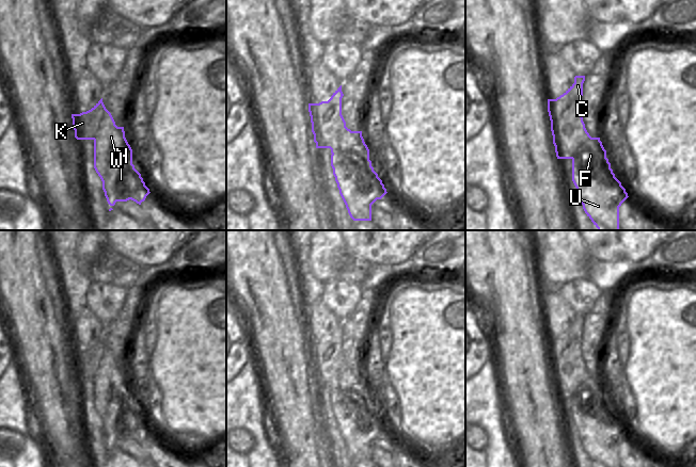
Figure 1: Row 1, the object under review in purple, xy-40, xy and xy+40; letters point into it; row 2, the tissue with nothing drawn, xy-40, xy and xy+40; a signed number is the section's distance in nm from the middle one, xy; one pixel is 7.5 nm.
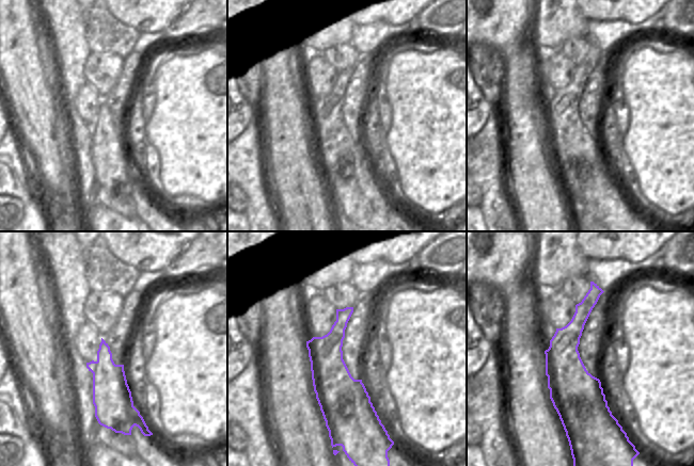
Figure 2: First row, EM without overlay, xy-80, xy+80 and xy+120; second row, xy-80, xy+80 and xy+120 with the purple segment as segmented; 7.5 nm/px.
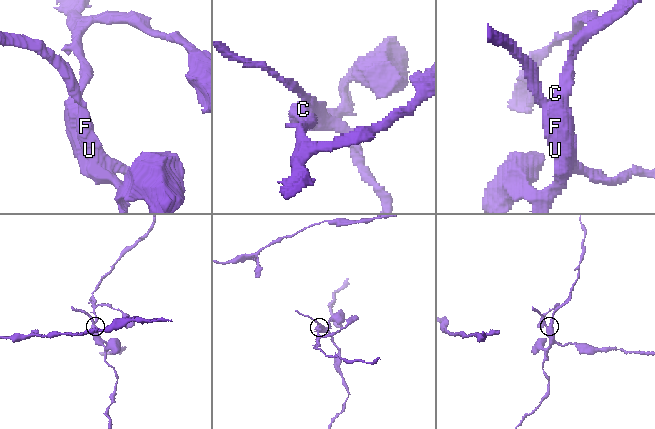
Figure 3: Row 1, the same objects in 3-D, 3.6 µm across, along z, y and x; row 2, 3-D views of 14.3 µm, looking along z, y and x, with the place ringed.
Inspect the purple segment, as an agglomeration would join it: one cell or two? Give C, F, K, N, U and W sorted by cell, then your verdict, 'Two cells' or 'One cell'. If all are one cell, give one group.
Groups: C K / F N U W. Two cells.

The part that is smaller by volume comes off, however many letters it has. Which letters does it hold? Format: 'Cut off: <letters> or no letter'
Cut off: F, N, U, W

